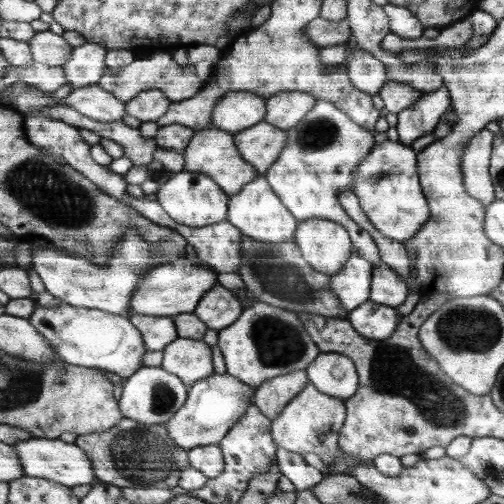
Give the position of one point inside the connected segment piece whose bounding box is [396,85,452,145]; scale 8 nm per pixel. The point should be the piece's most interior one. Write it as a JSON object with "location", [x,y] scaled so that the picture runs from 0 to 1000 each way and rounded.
{"location":[833,236]}

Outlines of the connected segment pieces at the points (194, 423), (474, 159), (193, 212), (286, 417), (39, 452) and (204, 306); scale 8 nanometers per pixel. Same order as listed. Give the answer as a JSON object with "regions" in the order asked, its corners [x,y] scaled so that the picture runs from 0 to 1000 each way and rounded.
{"regions":[[[[450,740],[419,744],[379,768],[369,798],[347,825],[325,841],[327,849],[347,875],[347,883],[371,891],[373,897],[389,887],[431,883],[464,841],[492,817],[492,808],[504,800],[504,782],[508,772],[484,762],[472,748]]],[[[960,254],[960,262],[929,286],[929,310],[921,310],[921,341],[929,341],[929,349],[917,349],[921,375],[966,411],[984,395],[970,327],[978,274],[986,264],[980,254]]],[[[369,335],[345,343],[345,349],[317,369],[308,391],[337,433],[375,450],[411,450],[450,437],[450,419],[456,413],[456,389],[421,357],[421,351]]],[[[611,762],[599,778],[571,798],[546,831],[538,831],[538,857],[554,889],[591,901],[623,899],[631,905],[657,901],[667,913],[683,901],[681,891],[675,889],[675,863],[687,829],[687,796],[655,786],[651,780],[635,780],[623,764]]],[[[63,867],[28,881],[36,895],[48,938],[60,946],[75,946],[111,954],[133,966],[194,956],[187,938],[187,919],[175,899],[149,879],[131,879],[121,871],[73,871]]],[[[435,562],[403,589],[383,623],[401,635],[413,653],[448,653],[480,625],[482,609],[468,579],[450,575]]]]}

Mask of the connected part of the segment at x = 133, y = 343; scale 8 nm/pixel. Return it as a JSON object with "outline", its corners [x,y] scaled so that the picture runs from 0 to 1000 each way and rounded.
{"outline":[[[123,601],[103,611],[73,607],[54,633],[101,681],[119,710],[135,722],[185,732],[204,732],[254,752],[276,736],[290,706],[290,681],[254,629],[242,629],[198,615],[151,611]]]}

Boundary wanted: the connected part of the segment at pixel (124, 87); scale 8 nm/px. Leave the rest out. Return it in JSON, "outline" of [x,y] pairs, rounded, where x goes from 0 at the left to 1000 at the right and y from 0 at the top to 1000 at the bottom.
{"outline":[[[321,95],[308,99],[292,115],[270,117],[266,123],[252,127],[242,135],[238,147],[222,147],[218,139],[210,139],[202,155],[192,163],[198,175],[212,177],[236,192],[240,200],[252,204],[262,198],[276,183],[313,177],[329,185],[345,202],[357,202],[385,190],[405,171],[407,161],[397,157],[389,145],[385,131],[357,131],[345,117],[341,107],[329,105]]]}

